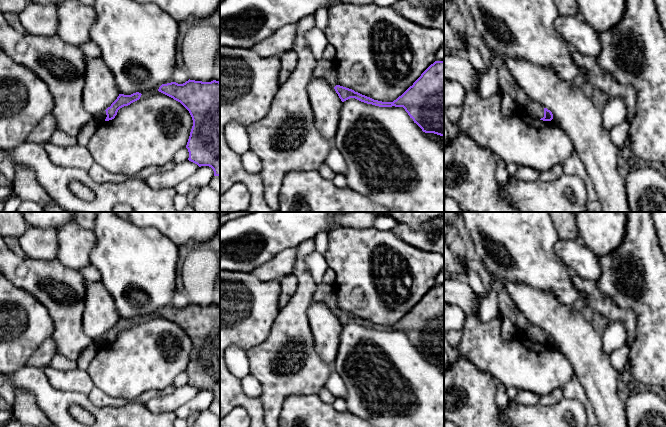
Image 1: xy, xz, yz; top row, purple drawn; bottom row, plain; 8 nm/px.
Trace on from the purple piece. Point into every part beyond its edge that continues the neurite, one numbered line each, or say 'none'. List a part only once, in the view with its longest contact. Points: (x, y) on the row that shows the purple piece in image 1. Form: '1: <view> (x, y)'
1: yz (506, 82)

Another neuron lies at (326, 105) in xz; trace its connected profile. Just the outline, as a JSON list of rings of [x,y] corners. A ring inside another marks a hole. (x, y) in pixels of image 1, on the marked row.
[[[314,76],[308,84],[308,97],[320,134],[333,141],[338,128],[342,101],[324,78]]]

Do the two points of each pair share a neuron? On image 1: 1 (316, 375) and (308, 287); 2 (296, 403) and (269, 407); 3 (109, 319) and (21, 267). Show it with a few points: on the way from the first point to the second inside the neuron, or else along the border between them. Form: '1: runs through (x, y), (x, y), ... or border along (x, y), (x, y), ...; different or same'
1: runs through (309, 353), (307, 340), (300, 333), (300, 309); same
2: border along (303, 394), (290, 394), (285, 399), (278, 416); different
3: border along (87, 283), (82, 327); different

